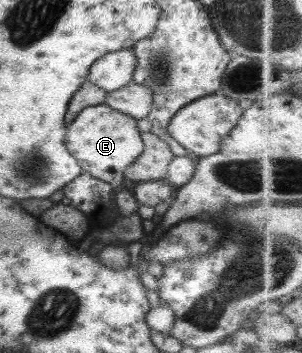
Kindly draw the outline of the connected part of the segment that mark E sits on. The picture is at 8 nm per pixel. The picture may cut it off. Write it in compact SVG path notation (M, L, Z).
M104 103L84 107L67 125L64 136L65 148L79 164L80 171L88 173L99 181L109 183L113 191L125 182L123 172L142 153L143 143L136 120L120 111L107 107Z

